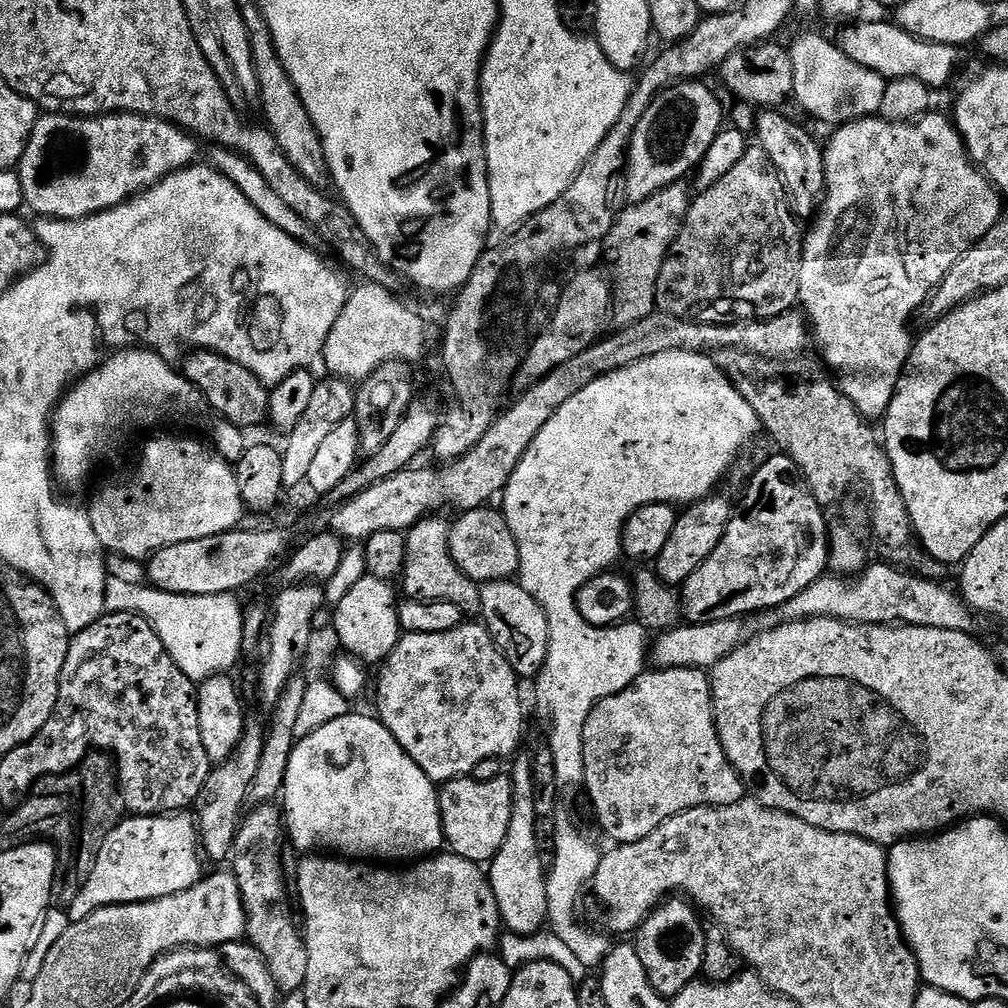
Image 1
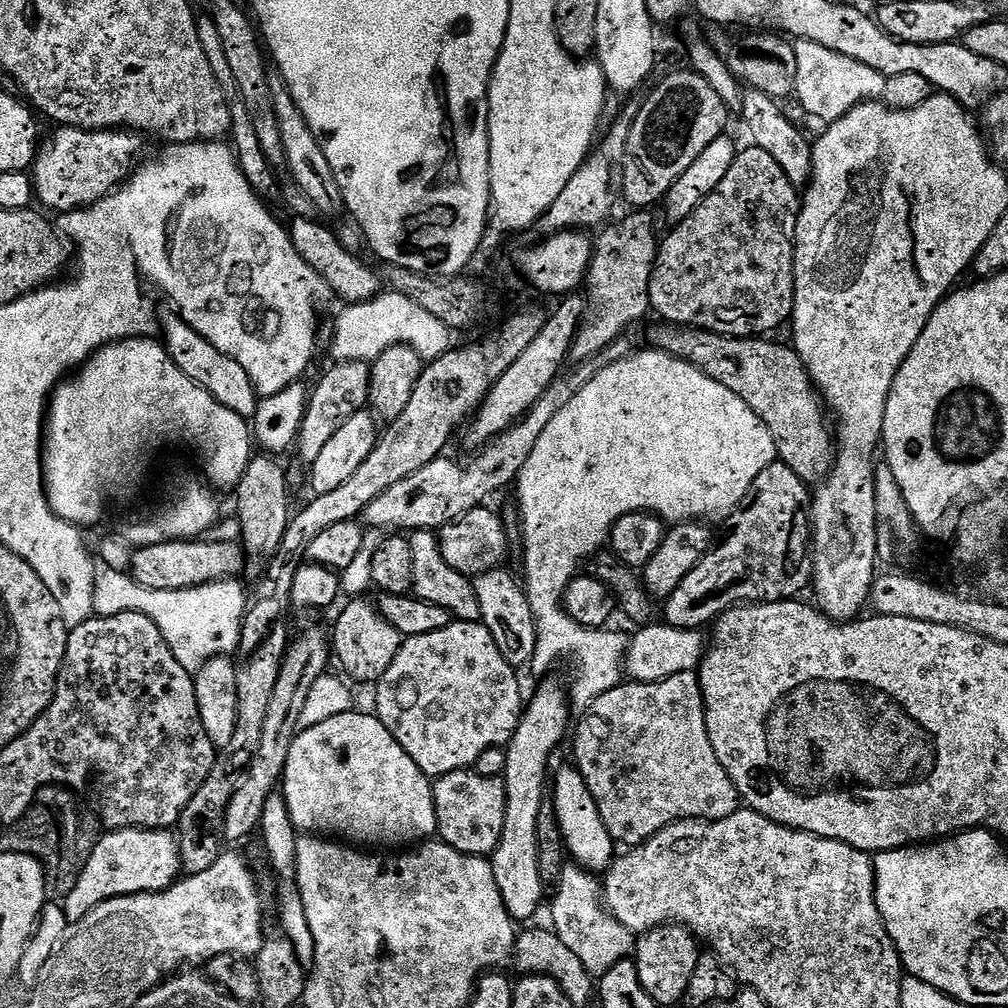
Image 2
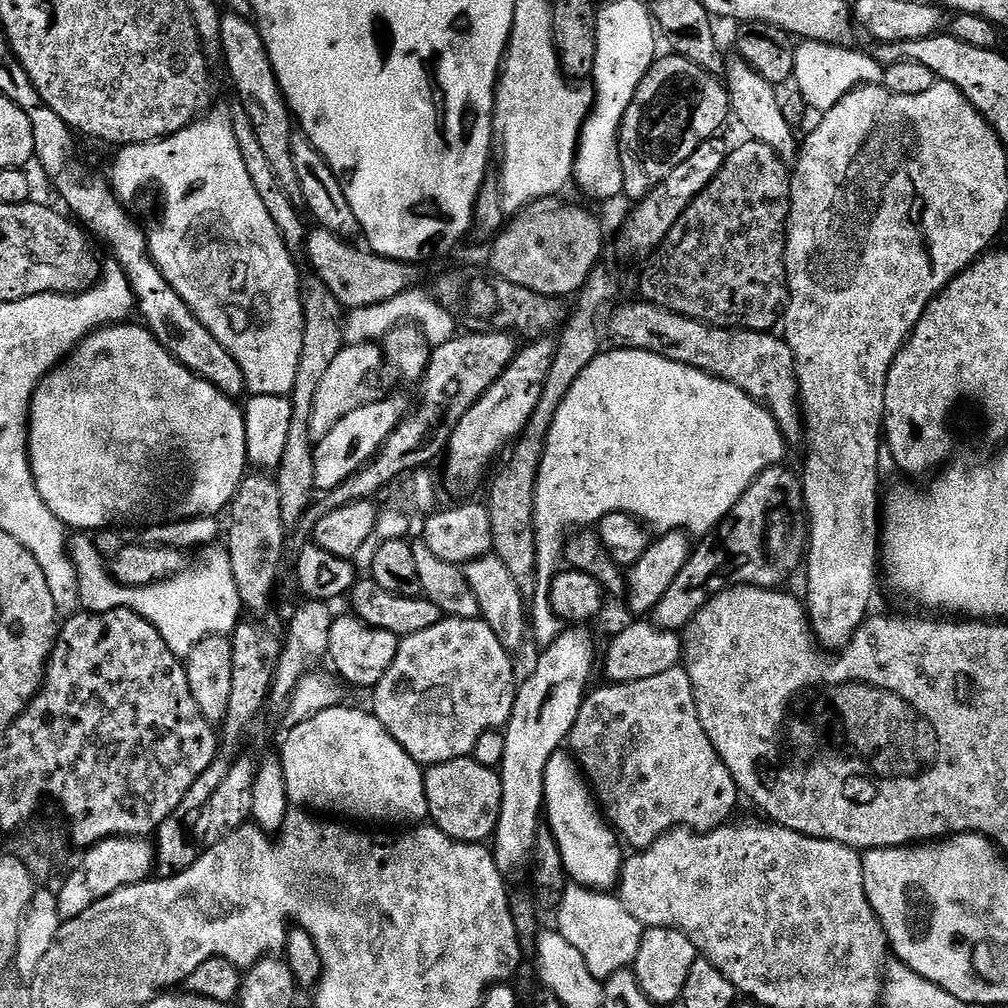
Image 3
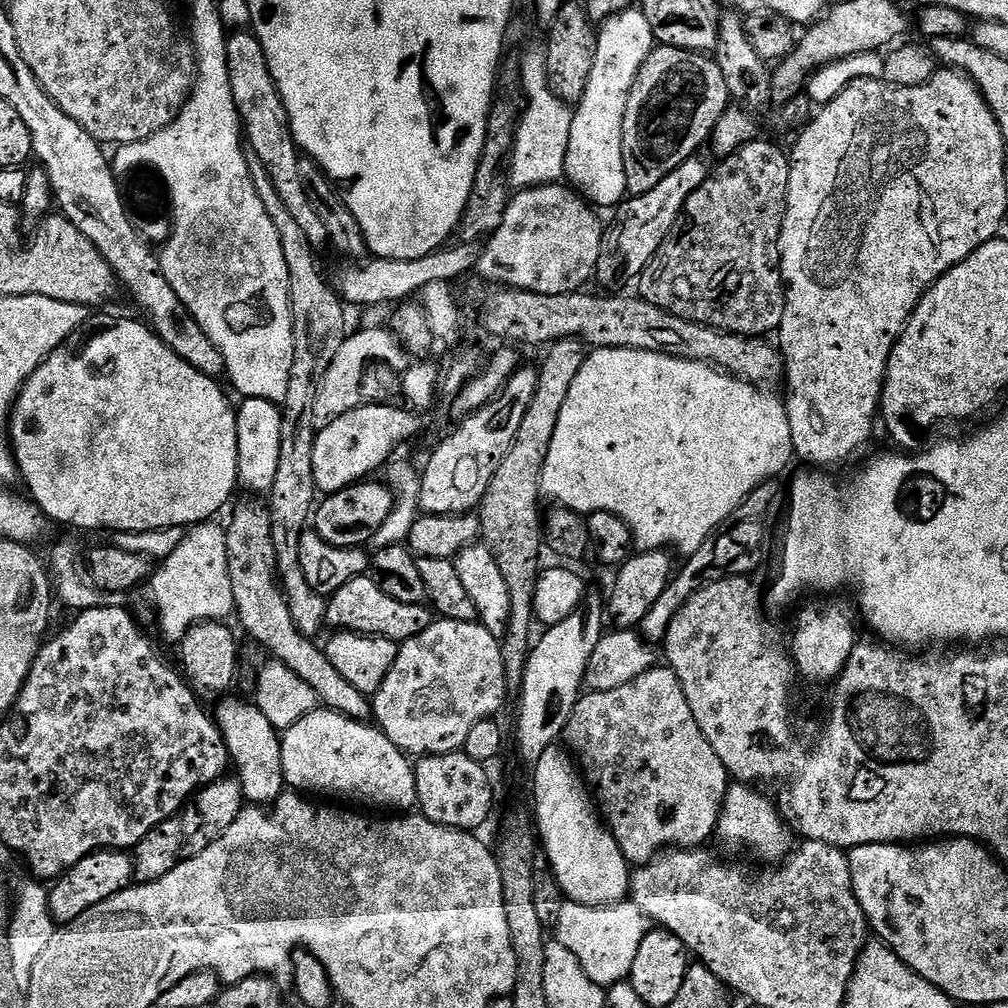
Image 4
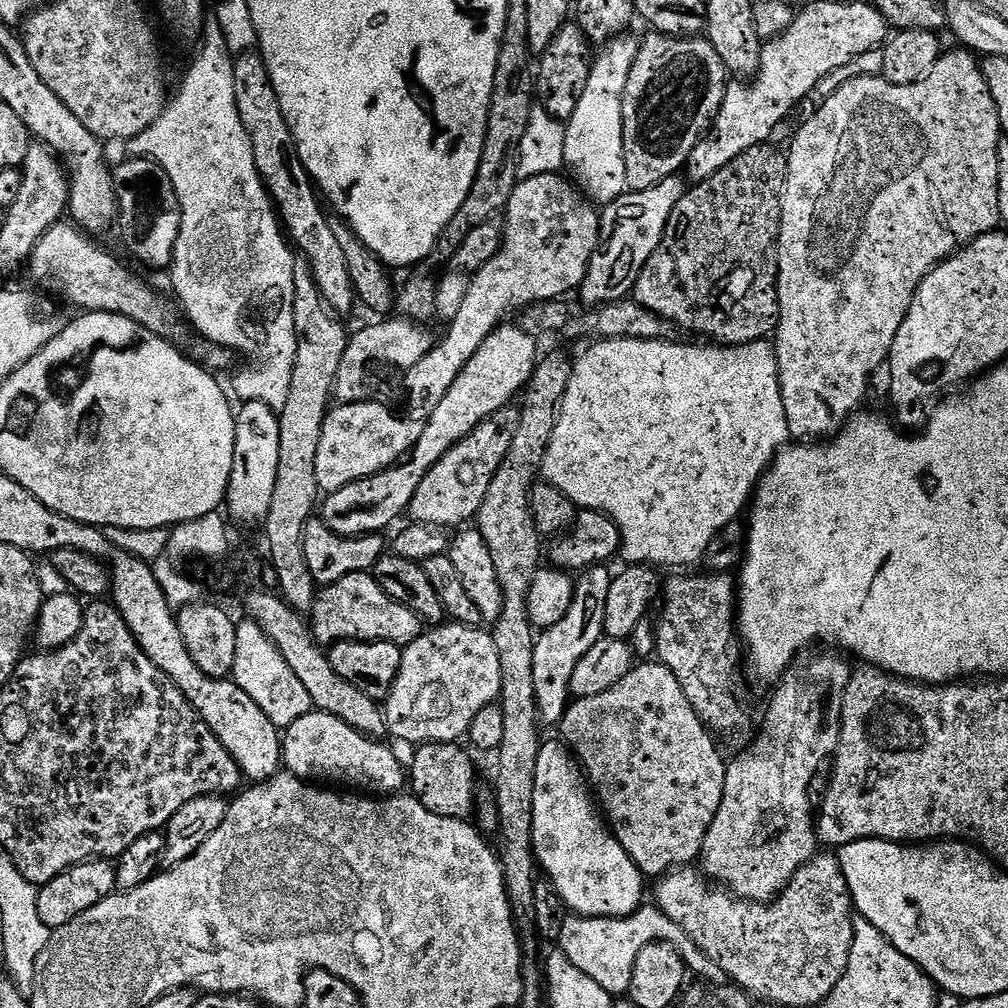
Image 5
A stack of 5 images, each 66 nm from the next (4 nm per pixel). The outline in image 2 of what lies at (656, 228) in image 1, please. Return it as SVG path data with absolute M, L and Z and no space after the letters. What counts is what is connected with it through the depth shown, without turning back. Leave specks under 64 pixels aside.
M632 210L629 213L617 224L609 223L599 233L601 236L595 237L592 261L588 264L586 277L588 292L586 291L584 321L580 324L568 354L568 360L572 364L581 364L597 356L607 344L621 339L631 324L636 324L644 315L649 315L652 306L650 274L654 270L658 247L656 224L652 221L651 211Z

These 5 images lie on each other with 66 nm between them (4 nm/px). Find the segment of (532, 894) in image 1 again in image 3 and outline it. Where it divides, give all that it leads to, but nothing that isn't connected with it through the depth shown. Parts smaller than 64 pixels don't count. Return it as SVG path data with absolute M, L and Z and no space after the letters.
M572 626L561 631L541 652L528 677L516 689L514 710L510 714L504 733L504 757L498 769L502 782L502 810L498 818L494 837L494 855L498 870L505 874L520 872L529 867L532 858L532 847L536 832L542 823L544 812L544 779L546 778L546 762L554 753L565 747L572 735L572 727L578 718L578 710L584 705L584 698L589 691L588 679L592 676L592 662L597 661L596 644L592 641L589 629L584 626Z

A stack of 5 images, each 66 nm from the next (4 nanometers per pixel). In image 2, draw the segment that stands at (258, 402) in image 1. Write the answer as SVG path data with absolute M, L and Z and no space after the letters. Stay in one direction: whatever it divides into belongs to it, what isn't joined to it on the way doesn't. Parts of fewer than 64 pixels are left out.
M171 311L161 314L160 328L164 331L162 343L168 349L170 358L178 366L178 370L182 370L182 374L186 374L186 378L194 378L194 382L198 382L198 386L202 386L202 390L206 390L214 398L218 398L218 402L222 402L222 406L226 406L226 410L234 410L234 414L245 418L255 416L258 393L256 384L250 382L250 374L246 374L246 370L242 370L242 366L238 366L238 362L234 362L234 358L230 358L225 352L218 350L218 346L214 346L209 340L196 333L182 319L179 311Z

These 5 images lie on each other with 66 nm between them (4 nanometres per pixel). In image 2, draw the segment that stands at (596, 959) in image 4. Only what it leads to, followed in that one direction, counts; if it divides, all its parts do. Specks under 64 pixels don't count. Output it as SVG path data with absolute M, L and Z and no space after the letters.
M566 866L554 886L554 892L556 897L552 900L550 928L582 962L586 971L603 974L610 970L610 966L633 955L637 937L612 917L602 899L601 885L593 873L579 866Z

